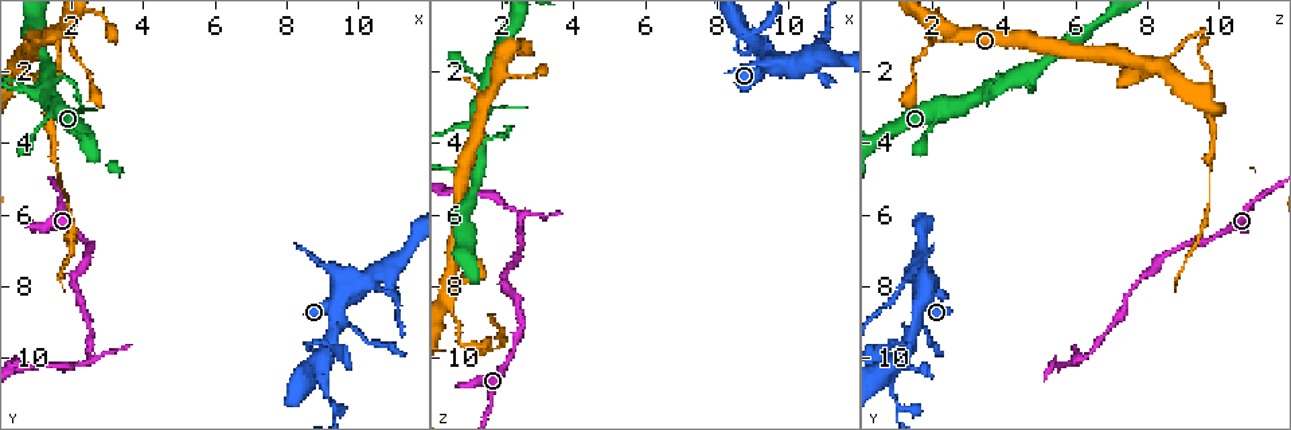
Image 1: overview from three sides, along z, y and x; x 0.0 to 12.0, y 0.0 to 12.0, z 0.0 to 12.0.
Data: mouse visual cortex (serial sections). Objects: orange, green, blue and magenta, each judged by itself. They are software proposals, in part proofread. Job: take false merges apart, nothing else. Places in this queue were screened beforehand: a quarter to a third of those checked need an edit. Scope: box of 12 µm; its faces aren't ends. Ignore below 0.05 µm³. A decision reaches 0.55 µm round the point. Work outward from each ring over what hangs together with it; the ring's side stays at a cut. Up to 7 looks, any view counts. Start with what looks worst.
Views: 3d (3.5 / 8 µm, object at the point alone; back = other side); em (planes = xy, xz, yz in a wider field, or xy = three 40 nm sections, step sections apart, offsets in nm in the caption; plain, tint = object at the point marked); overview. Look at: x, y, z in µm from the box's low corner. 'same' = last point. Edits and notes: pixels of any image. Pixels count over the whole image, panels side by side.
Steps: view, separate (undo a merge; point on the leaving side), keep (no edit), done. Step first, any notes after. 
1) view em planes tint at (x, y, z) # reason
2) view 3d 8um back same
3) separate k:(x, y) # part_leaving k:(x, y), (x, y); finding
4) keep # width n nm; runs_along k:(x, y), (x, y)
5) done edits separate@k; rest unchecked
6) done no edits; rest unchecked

view 3d 3.5um back at (2.6, 10.1, 5.9) # sharp bend

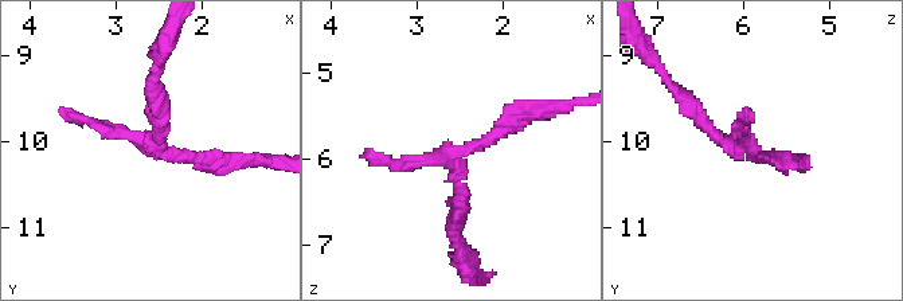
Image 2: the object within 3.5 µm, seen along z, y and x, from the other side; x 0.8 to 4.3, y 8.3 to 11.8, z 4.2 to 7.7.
view em xy step 3 tint at (2.55, 10.10, 5.90) # shape alone is not enough

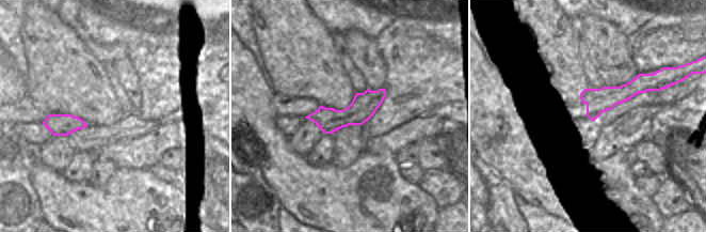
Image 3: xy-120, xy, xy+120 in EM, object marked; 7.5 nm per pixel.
separate 2:(100, 126) # width 190 nm; part_leaving 2:(449, 157), (516, 118), (561, 109); two cells meet here

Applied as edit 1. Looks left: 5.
view 3d 3.5um at (9.5, 8.0, 1.7) # sharp bend

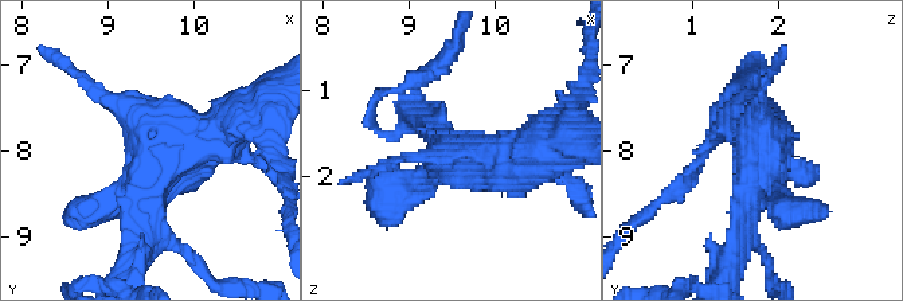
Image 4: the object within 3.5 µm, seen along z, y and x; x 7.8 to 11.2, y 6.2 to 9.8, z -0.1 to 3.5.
keep # runs_along 4:(786, 207), (759, 178), (766, 83); one cell here

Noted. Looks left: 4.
view 3d 3.5um at (9.2, 11.2, 1.0) # a narrow waist

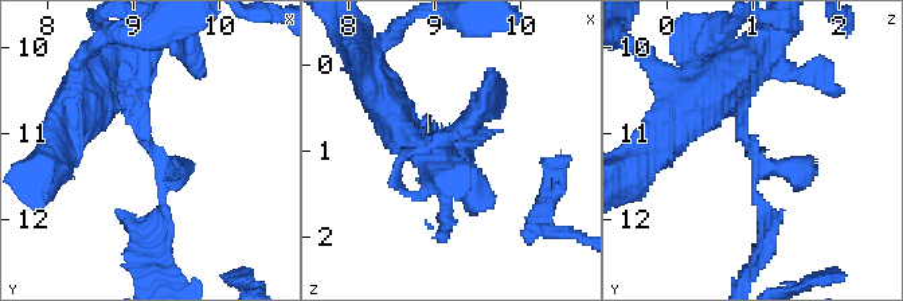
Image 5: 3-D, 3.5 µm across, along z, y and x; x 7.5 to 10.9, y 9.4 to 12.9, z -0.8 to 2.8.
view em planes tint at (9.25, 11.30, 1.10) # shape alone is not enough

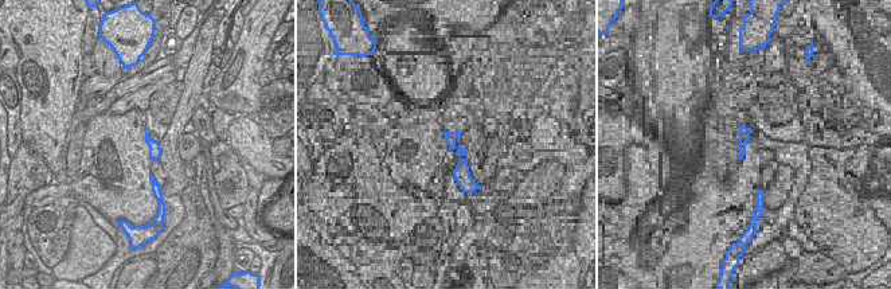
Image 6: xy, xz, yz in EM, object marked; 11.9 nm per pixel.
separate 5:(157, 226) # width 160 nm; part_leaving 5:(161, 184), (157, 212), (125, 217), (116, 208); a second cell is stuck on

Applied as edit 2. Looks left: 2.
done edits separate@2, separate@5; rest unchecked

